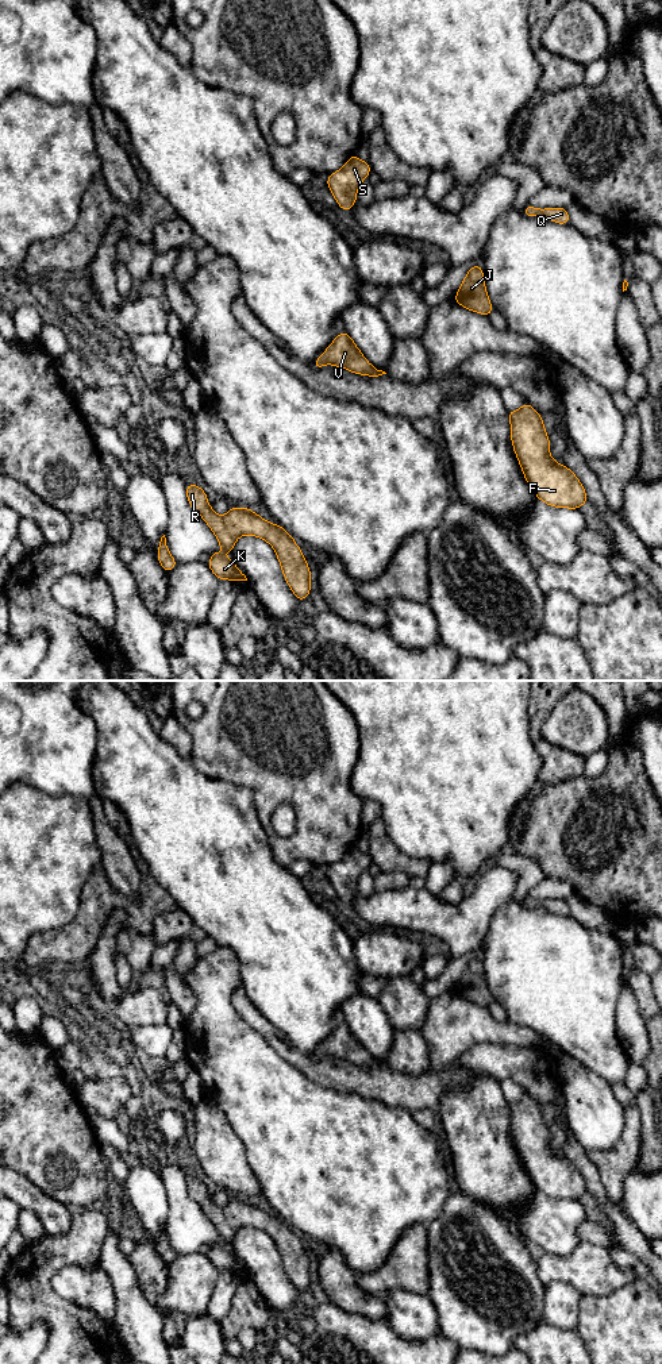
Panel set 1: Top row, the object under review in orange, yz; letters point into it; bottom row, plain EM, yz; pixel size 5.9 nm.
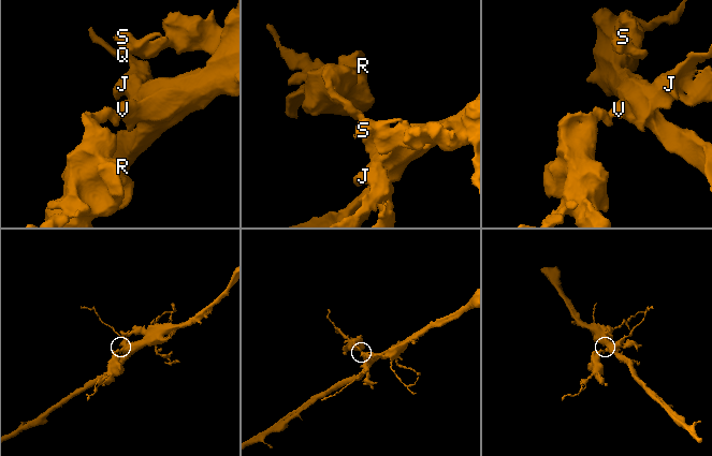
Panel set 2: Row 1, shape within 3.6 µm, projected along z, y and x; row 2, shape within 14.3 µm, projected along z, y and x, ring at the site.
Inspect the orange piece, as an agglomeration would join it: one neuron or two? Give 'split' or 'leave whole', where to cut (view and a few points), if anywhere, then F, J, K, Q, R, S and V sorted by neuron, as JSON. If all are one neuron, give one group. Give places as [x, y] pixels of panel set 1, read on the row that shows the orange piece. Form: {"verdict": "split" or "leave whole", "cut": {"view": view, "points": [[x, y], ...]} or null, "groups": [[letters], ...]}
{"verdict": "leave whole", "cut": null, "groups": [["F", "J", "K", "Q", "R", "S", "V"]]}

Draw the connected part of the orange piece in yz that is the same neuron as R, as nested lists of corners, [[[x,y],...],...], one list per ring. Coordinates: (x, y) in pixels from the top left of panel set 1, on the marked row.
[[[186,483],[189,505],[212,529],[220,547],[232,555],[235,542],[242,535],[266,540],[274,548],[284,578],[295,597],[304,601],[311,592],[311,571],[293,536],[280,524],[272,524],[245,506],[230,508],[226,516],[218,516],[208,504],[207,496],[196,483]]]

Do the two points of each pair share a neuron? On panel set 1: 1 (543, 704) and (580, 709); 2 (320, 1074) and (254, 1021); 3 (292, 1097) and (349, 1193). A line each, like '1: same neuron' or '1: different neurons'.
1: different neurons
2: same neuron
3: same neuron

